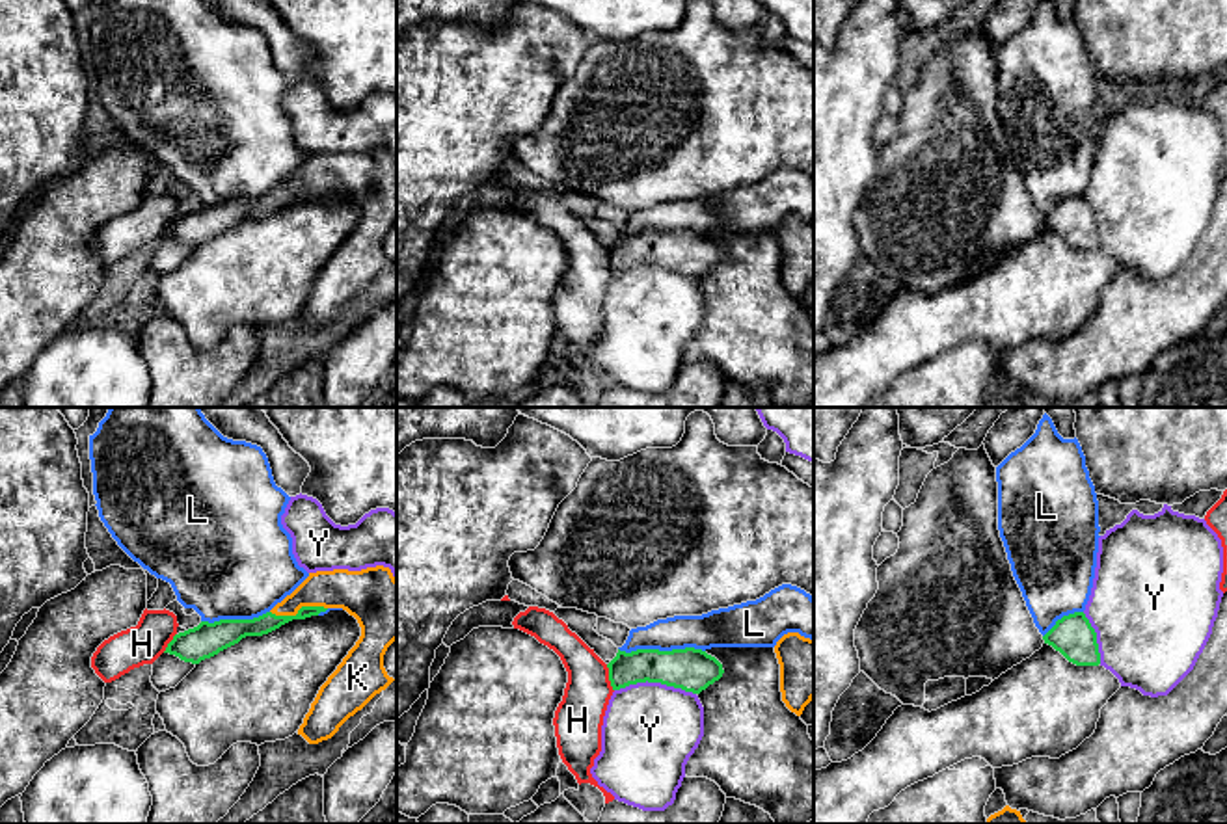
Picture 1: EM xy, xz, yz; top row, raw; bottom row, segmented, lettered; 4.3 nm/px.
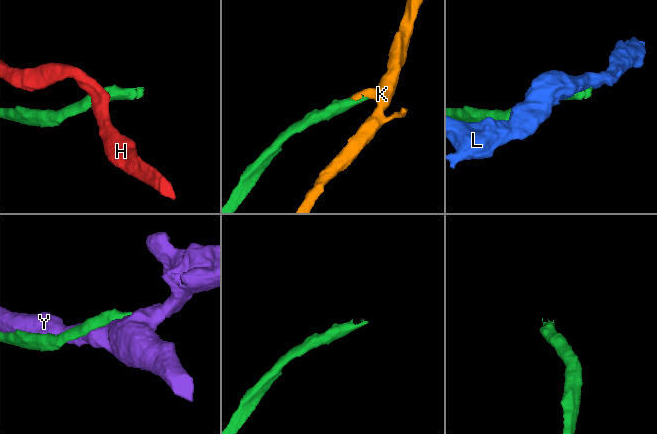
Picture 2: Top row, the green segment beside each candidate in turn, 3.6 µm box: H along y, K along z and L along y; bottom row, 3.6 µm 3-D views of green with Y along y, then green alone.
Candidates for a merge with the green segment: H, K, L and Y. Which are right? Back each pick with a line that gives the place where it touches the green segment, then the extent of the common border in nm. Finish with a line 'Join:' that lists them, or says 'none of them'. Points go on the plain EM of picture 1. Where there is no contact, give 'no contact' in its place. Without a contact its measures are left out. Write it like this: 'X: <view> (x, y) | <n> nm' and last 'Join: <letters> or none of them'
K: xy (298, 194) | 240 nm
Join: K

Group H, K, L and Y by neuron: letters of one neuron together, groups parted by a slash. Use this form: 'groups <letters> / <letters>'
groups H / K / L / Y

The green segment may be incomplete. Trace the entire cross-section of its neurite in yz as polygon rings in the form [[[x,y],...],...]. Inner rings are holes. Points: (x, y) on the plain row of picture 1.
[[[1074,195],[1058,203],[1043,223],[1076,249],[1100,247],[1097,216],[1084,195]]]

